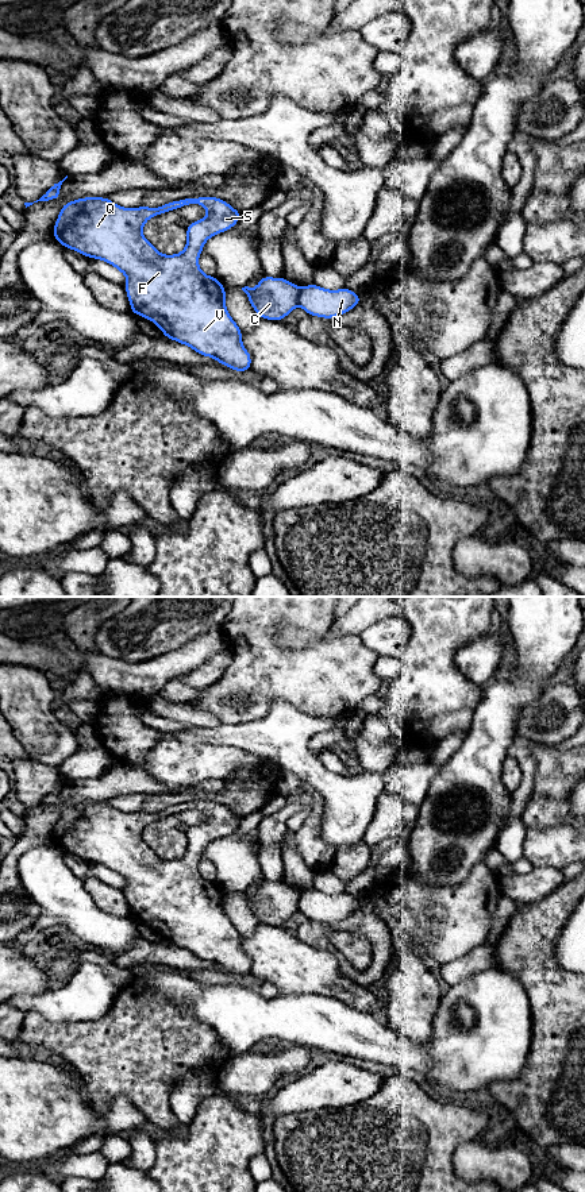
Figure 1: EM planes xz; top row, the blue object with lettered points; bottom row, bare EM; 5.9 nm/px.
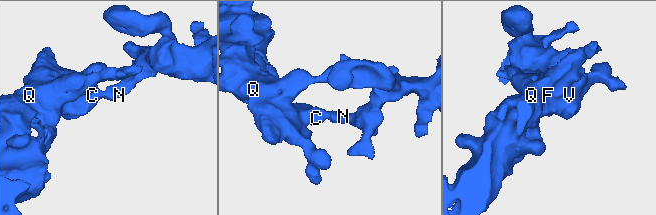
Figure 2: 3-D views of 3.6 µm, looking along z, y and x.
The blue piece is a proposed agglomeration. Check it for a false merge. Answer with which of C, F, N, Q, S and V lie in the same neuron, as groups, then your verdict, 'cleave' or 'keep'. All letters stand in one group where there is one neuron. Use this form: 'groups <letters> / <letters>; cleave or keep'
groups C F Q S V / N; cleave

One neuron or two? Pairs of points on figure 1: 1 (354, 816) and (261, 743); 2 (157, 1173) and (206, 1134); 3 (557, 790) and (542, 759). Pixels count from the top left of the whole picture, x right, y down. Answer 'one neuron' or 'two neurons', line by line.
1: one neuron
2: one neuron
3: one neuron

